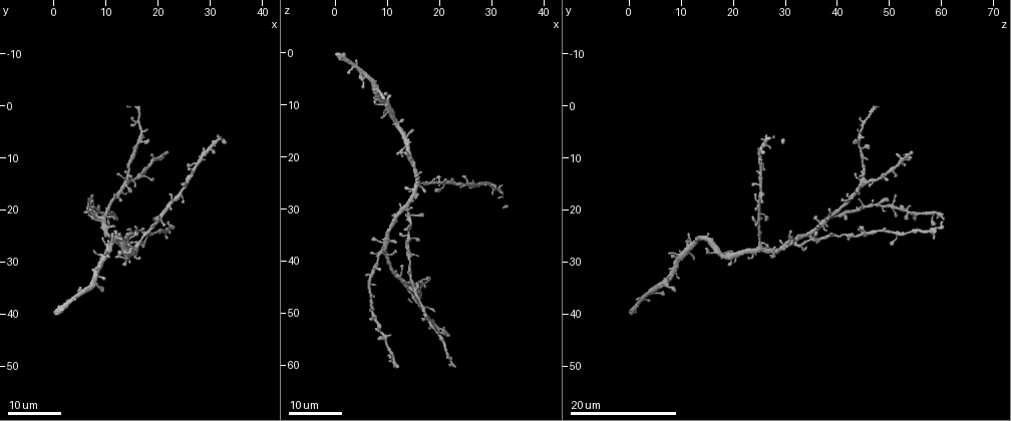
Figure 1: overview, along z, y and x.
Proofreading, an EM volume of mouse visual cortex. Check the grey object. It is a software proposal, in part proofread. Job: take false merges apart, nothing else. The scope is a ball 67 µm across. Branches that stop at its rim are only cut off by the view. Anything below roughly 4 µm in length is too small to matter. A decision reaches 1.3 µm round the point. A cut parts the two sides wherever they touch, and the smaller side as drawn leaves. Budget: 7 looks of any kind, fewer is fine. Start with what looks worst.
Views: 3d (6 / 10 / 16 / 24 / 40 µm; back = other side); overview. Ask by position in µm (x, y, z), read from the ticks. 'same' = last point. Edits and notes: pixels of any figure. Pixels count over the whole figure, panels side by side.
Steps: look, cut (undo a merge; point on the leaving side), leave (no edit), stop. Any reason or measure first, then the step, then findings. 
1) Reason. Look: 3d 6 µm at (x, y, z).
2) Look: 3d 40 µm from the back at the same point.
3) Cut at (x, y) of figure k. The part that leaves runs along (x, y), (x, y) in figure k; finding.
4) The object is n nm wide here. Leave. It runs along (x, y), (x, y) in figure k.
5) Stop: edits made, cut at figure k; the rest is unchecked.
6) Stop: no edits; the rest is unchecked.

Four-way junction. Look: 3d 16 µm at (17.0, 6.0, 44.5).

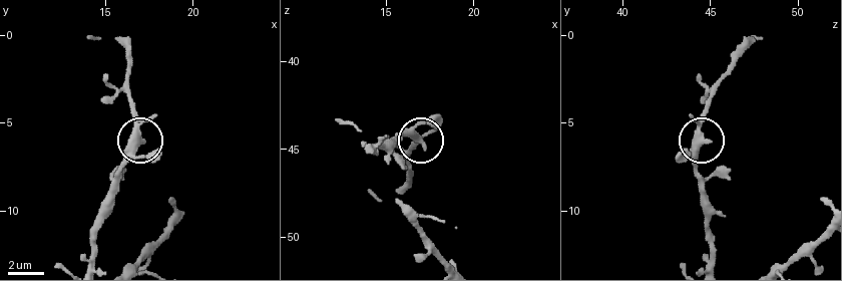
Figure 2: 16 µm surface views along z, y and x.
Look: 3d 10 µm at (16.6, 5.4, 44.4).

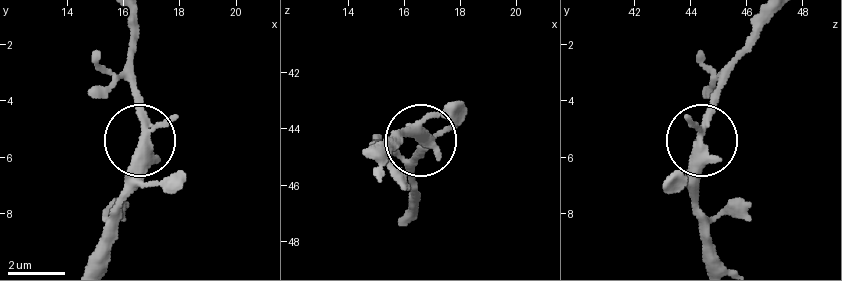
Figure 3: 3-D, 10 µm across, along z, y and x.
The object is 310 nm wide here. Leave. It runs along (87, 262), (144, 124), (137, 77) in figure 3; one cell here.

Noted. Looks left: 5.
Four arms meet. Look: 3d 24 µm at (13.0, 26.5, 30.0).

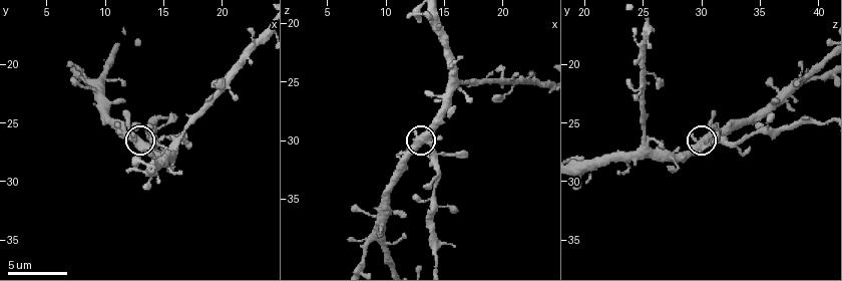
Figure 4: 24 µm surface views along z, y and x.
Look: 3d 6 µm at (13.2, 26.8, 30.0).

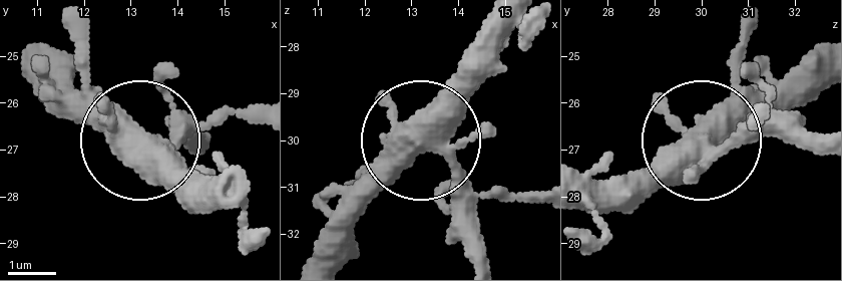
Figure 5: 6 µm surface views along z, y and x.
The object is 430 nm wide here. Leave. One cell here.

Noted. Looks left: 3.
Sudden change in width. Look: 3d 10 µm at (14.2, 25.6, 35.2).

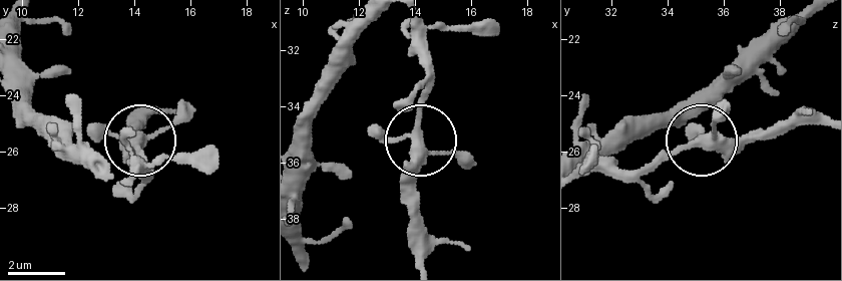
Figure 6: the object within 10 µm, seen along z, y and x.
4 arms meet here. Leave. It runs along (414, 21), (428, 86), (414, 213) in figure 6; all the same cell.

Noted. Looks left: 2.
Stop: no edits; the rest is unchecked.

